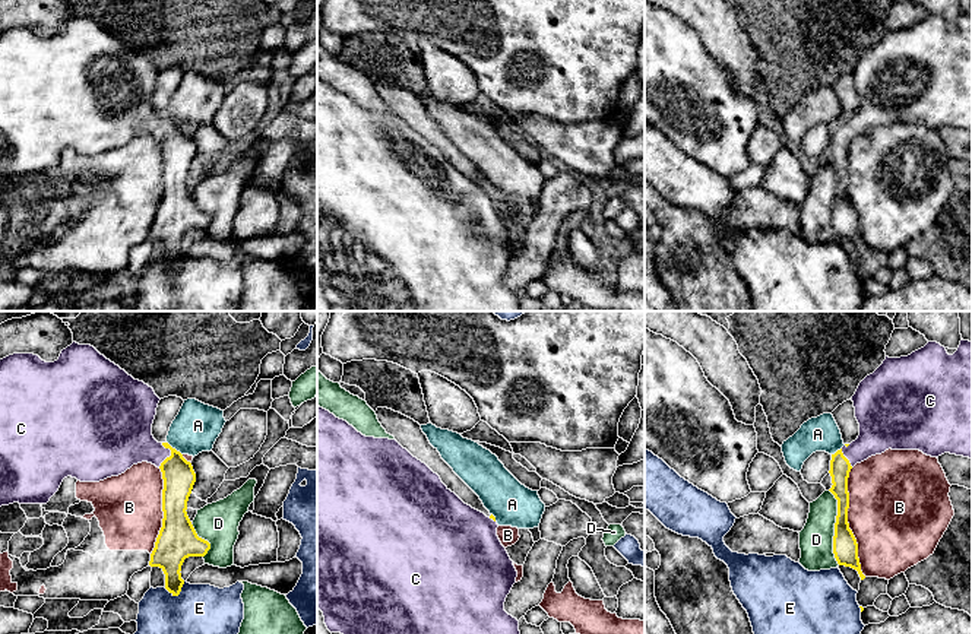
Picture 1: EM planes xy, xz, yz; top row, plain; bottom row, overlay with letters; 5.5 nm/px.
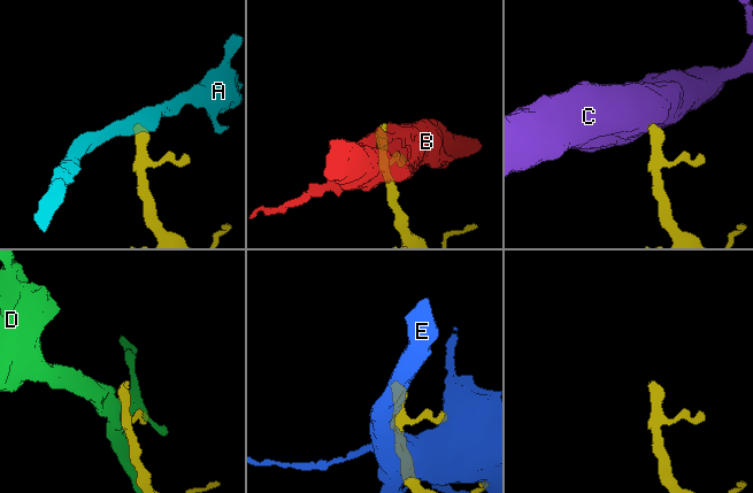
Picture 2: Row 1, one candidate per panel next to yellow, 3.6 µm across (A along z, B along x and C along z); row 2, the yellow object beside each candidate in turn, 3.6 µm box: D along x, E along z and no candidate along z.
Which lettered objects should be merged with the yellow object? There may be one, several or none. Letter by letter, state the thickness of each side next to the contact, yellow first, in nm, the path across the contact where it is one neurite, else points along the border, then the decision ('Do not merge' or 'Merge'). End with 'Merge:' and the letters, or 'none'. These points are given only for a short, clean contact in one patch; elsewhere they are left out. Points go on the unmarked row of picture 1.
A: Thickness 180 nm (yellow) against 260 nm. Boundary: xy (167, 114), (181, 127). Do not merge
B: Thickness 140 nm (yellow) against 460 nm. Do not merge
C: Thickness 180 nm (yellow) against 260 nm. Path across: xy (179, 149), (171, 136), (171, 127), (155, 126), (129, 113). Merge
D: Thickness 140 nm (yellow) against 190 nm. Do not merge
E: Thickness 180 nm (yellow) against 500 nm. Do not merge
Merge: C

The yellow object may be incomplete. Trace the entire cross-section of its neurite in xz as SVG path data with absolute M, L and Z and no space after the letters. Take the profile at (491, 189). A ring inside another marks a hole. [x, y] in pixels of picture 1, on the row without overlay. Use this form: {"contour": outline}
{"contour": "M317 77L317 280L330 305L341 305L346 311L522 311L519 294L504 283L517 244L497 209L497 200L493 187L487 190L465 177L396 112L365 110Z"}

